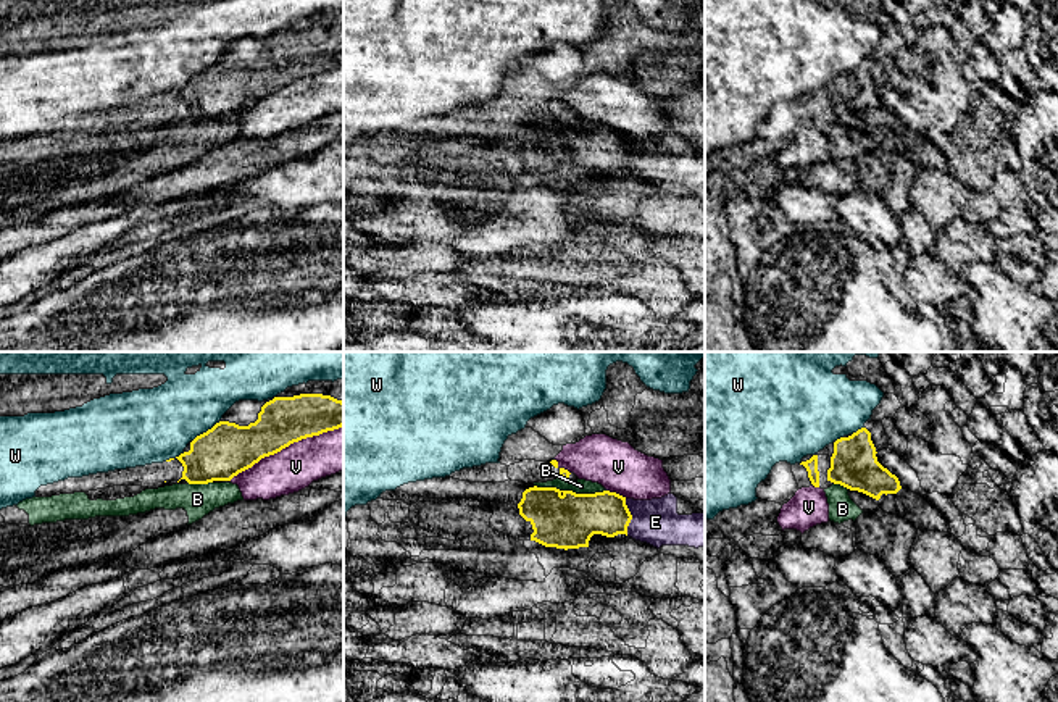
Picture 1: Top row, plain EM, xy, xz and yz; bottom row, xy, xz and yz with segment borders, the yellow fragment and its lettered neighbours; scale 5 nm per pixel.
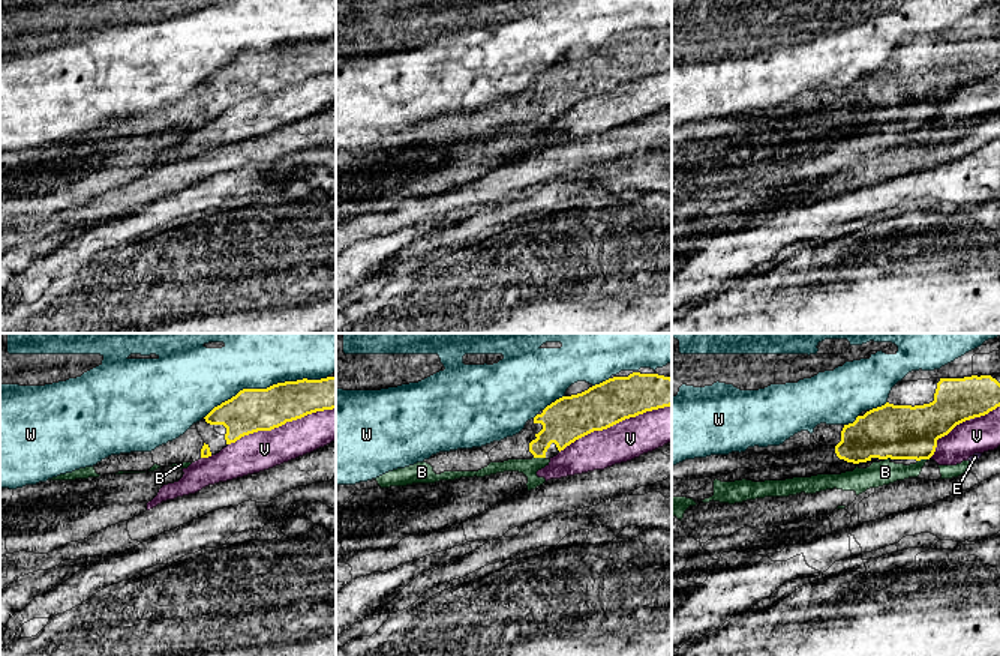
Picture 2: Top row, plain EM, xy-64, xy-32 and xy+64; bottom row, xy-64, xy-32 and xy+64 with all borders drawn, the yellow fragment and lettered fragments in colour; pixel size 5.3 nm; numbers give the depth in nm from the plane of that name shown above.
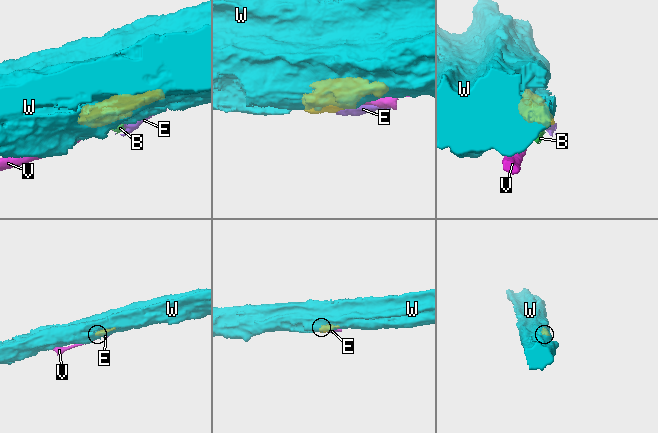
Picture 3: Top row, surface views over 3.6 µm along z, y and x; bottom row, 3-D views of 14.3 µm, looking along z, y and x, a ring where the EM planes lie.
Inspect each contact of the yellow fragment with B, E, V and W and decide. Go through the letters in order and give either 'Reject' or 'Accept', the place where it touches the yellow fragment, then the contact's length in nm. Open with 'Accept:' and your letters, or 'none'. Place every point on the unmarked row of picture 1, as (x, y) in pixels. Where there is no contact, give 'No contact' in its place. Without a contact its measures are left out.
Accept: B
B: Accept. Touches yellow at xz (570, 129). Shared border 360 nm
E: Reject. Touches yellow at xz (631, 155). Shared border 180 nm
V: Reject. Touches yellow at xy (286, 84). Shared border 650 nm
W: Reject. Touches yellow at xy (207, 70). Shared border 170 nm

